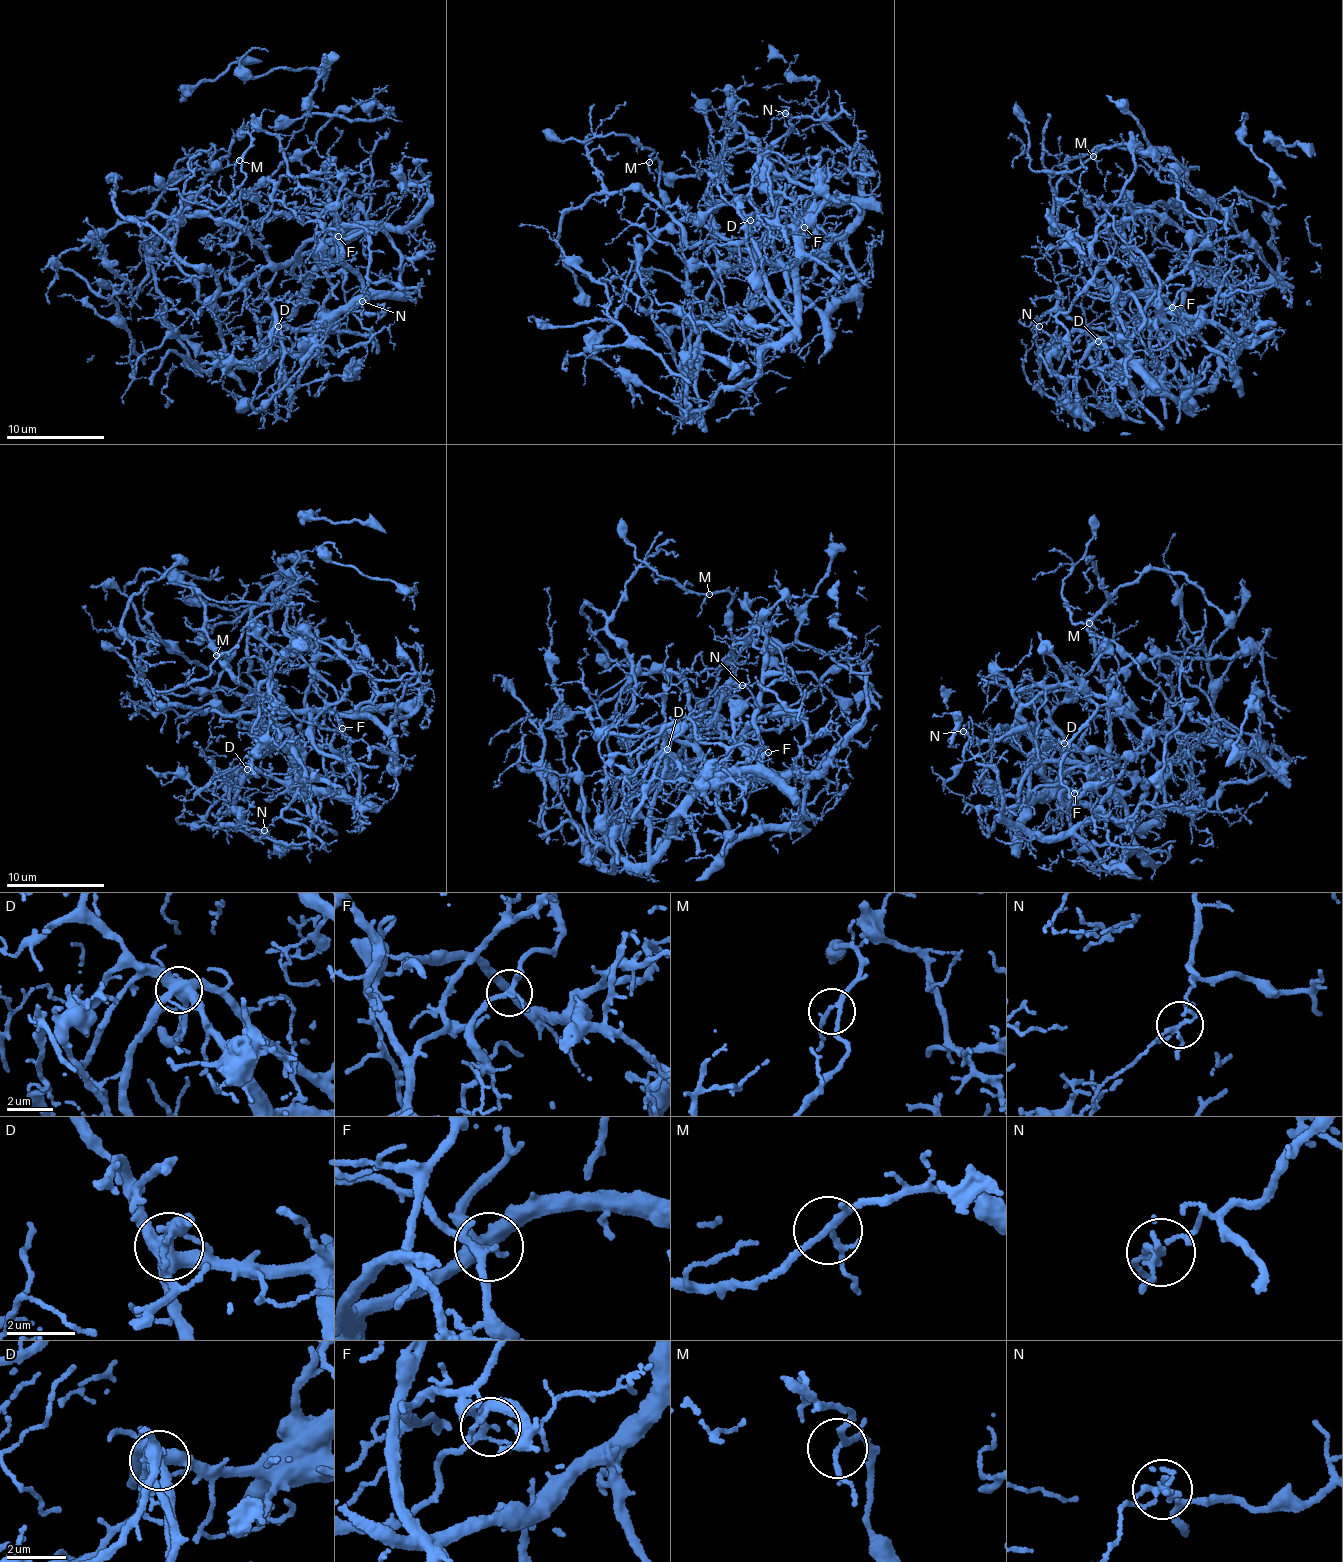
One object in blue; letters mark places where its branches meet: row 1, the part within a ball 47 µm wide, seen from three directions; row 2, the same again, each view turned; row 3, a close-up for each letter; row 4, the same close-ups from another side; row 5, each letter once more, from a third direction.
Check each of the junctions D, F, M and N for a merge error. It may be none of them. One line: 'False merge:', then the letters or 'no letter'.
False merge: D, N

